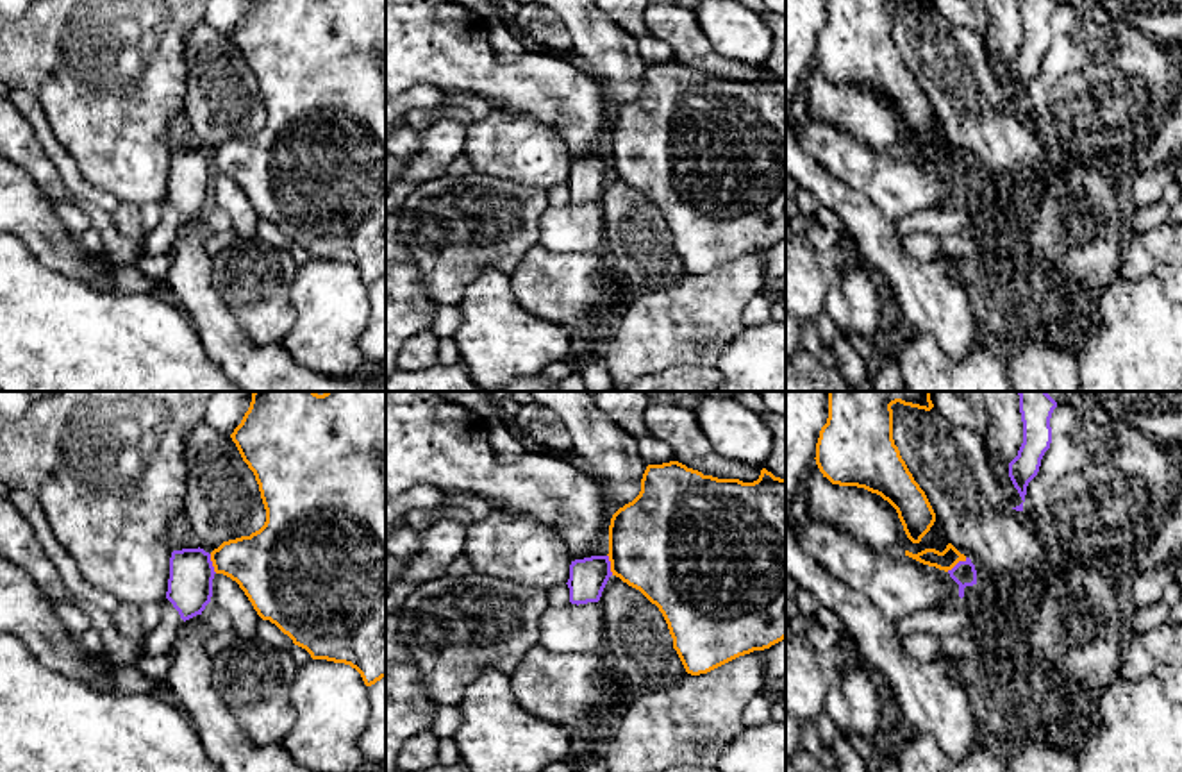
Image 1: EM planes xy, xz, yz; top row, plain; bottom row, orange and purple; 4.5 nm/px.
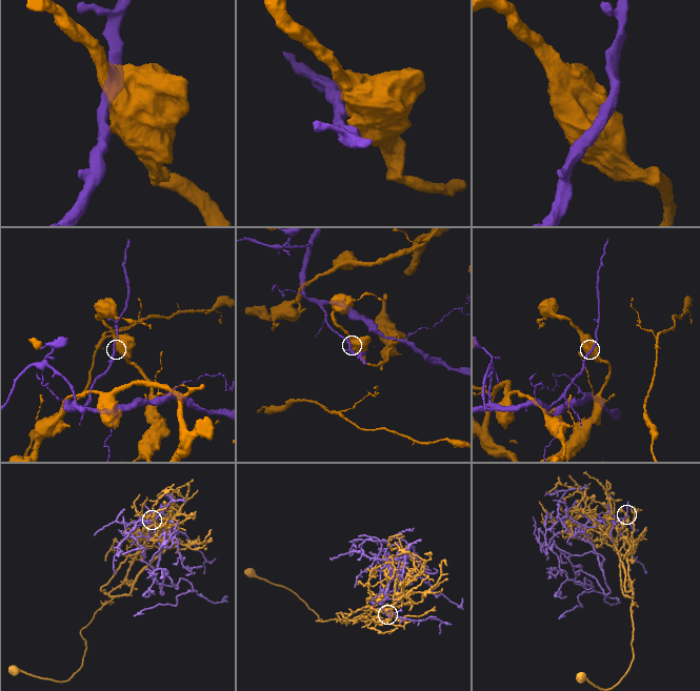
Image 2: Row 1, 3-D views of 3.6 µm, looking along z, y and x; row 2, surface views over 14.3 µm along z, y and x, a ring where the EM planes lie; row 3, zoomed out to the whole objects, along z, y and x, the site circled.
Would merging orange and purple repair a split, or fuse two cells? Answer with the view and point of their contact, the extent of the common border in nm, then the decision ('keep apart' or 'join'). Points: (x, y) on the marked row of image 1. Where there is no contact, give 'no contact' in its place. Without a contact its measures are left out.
meets orange in yz at (956, 563); contact 110 nm long; keep apart

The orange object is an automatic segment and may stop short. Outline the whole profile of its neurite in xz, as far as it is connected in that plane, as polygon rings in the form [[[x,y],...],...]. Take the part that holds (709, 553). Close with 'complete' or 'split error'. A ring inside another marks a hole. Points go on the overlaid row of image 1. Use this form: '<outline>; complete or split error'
[[[678,461],[648,465],[639,495],[611,518],[607,556],[612,575],[659,608],[673,649],[691,676],[707,674],[786,638],[786,479],[766,468],[757,481],[743,482],[703,475]]]; complete

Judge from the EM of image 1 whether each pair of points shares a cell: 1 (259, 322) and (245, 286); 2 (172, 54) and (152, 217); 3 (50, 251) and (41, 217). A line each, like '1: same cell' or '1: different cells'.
1: same cell
2: different cells
3: same cell

